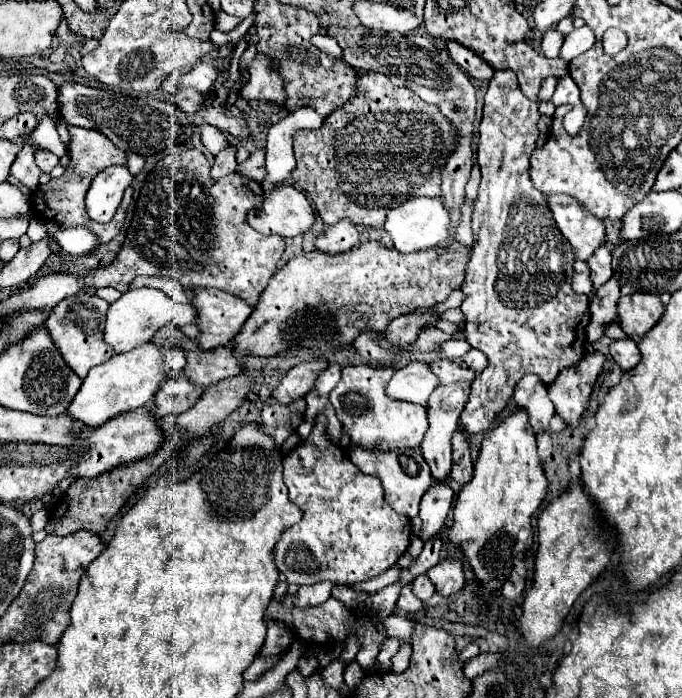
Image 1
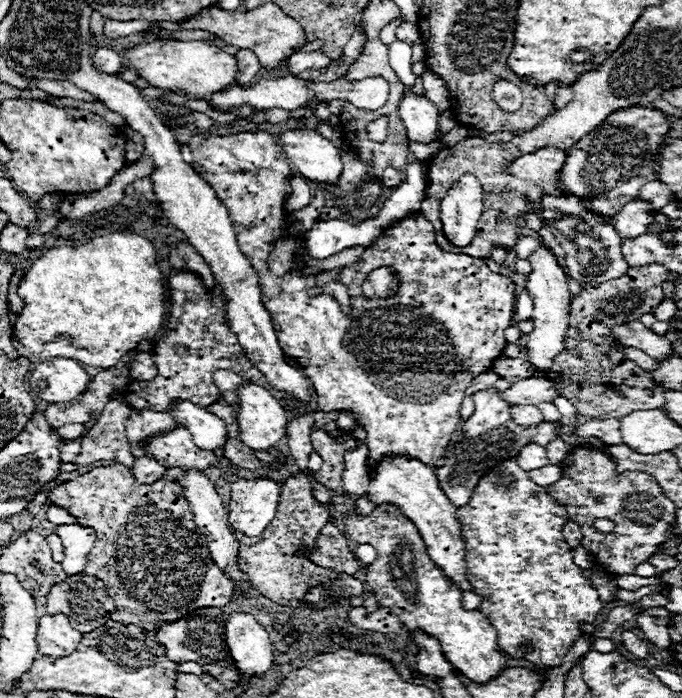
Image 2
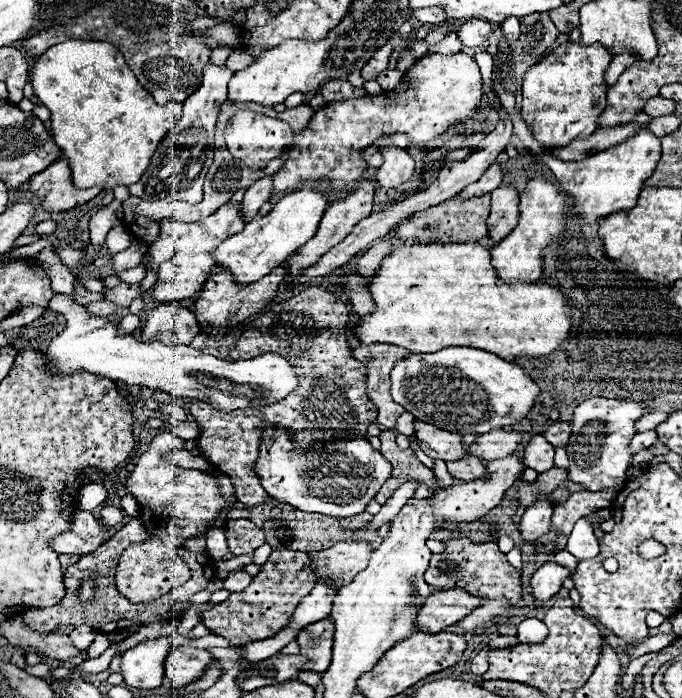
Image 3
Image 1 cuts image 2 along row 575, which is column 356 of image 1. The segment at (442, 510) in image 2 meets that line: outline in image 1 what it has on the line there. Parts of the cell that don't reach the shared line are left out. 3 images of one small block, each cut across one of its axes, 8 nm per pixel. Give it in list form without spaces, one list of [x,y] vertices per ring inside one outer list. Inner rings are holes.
[[[352,446],[350,448],[350,460],[370,476],[376,476],[384,490],[386,490],[386,500],[388,504],[398,512],[408,518],[414,518],[418,514],[420,498],[432,484],[432,476],[428,474],[428,464],[424,462],[422,454],[416,452],[404,452],[404,468],[400,466],[400,452],[398,450],[366,450],[362,446]]]

